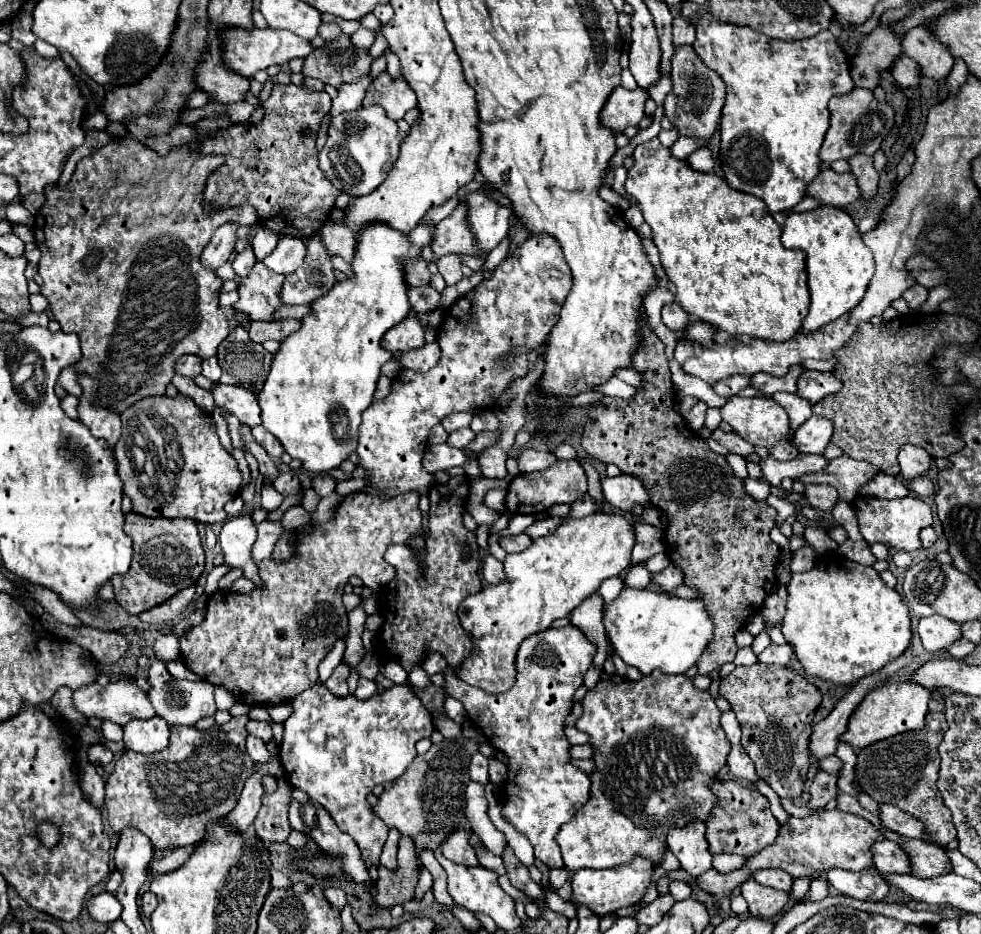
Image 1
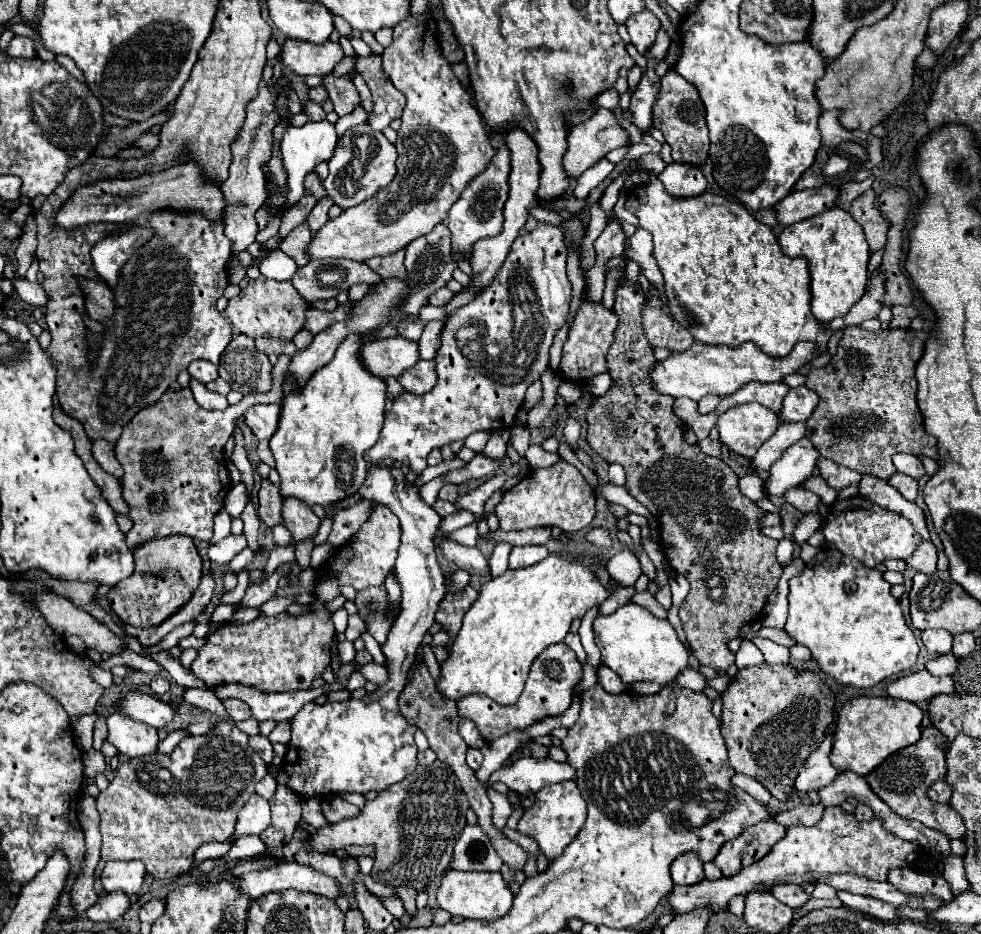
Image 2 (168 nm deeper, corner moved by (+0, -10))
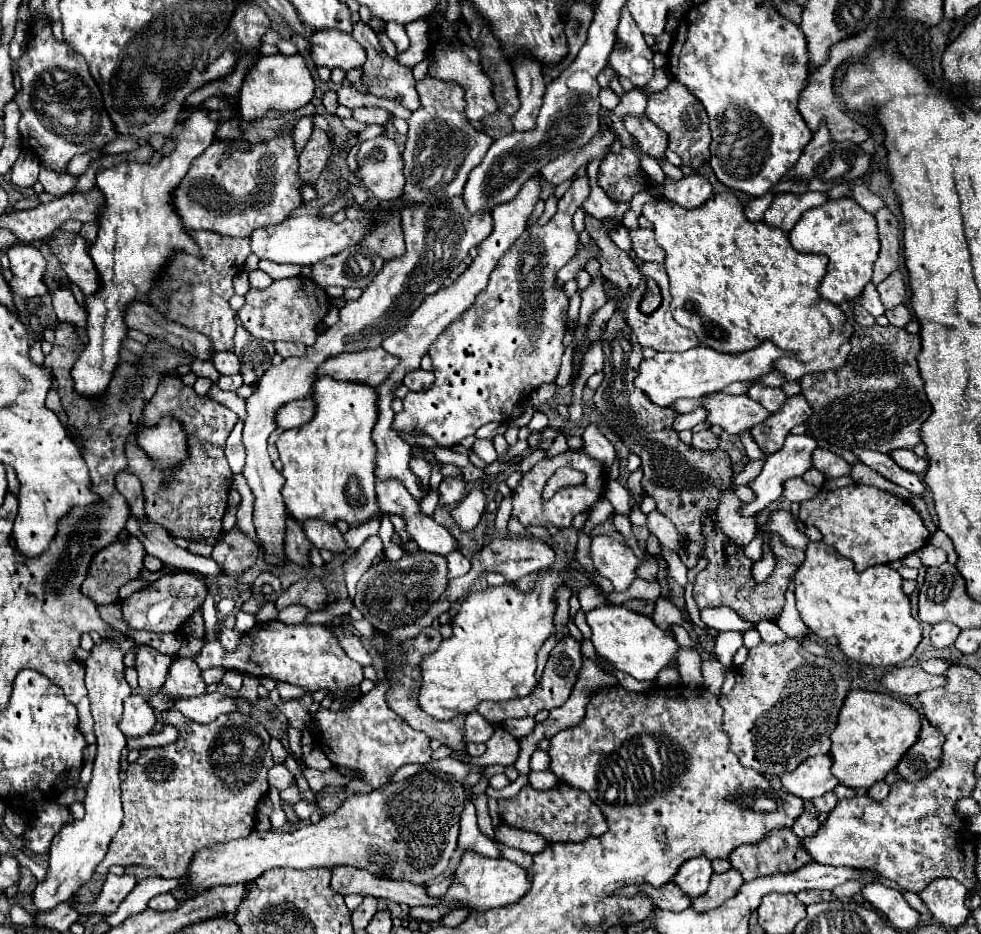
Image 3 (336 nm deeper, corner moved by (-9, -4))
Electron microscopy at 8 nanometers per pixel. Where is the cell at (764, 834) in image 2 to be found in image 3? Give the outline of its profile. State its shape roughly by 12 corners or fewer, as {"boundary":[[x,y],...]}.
{"boundary":[[774,830],[740,846],[730,864],[744,882],[812,862],[802,840]]}

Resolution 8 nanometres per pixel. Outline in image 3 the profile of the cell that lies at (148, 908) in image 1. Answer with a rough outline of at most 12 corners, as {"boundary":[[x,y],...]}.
{"boundary":[[162,894],[150,900],[148,908],[158,912],[178,908],[172,894]]}

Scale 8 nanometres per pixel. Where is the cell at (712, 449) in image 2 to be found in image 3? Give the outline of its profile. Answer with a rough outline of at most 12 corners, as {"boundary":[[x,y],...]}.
{"boundary":[[710,430],[692,436],[696,450],[716,450],[718,438]]}

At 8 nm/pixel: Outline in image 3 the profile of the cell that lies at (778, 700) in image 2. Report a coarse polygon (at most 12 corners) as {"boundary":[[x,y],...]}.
{"boundary":[[796,640],[760,642],[720,696],[742,766],[814,754],[850,674]]}

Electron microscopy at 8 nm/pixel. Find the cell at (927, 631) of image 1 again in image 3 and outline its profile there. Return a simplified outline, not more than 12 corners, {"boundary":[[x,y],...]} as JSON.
{"boundary":[[950,622],[932,626],[930,640],[936,648],[954,644],[958,626]]}

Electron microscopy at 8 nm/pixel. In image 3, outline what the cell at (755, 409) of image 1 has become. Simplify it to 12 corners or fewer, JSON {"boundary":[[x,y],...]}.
{"boundary":[[724,392],[702,400],[706,424],[740,434],[770,414],[748,396]]}

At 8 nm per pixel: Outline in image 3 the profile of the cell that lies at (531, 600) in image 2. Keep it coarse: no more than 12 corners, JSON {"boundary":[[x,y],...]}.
{"boundary":[[562,572],[470,594],[420,662],[436,720],[528,696]]}

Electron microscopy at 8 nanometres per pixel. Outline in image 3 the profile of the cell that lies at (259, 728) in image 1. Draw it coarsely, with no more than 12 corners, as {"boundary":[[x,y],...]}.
{"boundary":[[272,738],[270,752],[274,764],[284,764],[288,752],[280,740]]}

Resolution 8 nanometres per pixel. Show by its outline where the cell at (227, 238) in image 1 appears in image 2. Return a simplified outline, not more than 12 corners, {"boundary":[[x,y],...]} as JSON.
{"boundary":[[259,84],[231,146],[221,186],[225,236],[233,254],[257,236],[255,214],[267,198],[277,94]]}

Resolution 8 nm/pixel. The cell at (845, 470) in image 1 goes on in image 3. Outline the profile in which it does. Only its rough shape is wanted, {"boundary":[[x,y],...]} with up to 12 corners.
{"boundary":[[824,448],[812,466],[828,480],[850,474],[850,464]]}

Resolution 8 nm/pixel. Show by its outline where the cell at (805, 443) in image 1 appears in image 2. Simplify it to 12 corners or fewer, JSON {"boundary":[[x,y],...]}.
{"boundary":[[807,438],[785,450],[765,484],[769,496],[799,486],[817,466]]}

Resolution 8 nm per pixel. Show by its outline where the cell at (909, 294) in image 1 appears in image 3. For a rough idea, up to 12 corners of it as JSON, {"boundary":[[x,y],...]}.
{"boundary":[[906,306],[886,312],[890,324],[902,328],[910,322]]}

